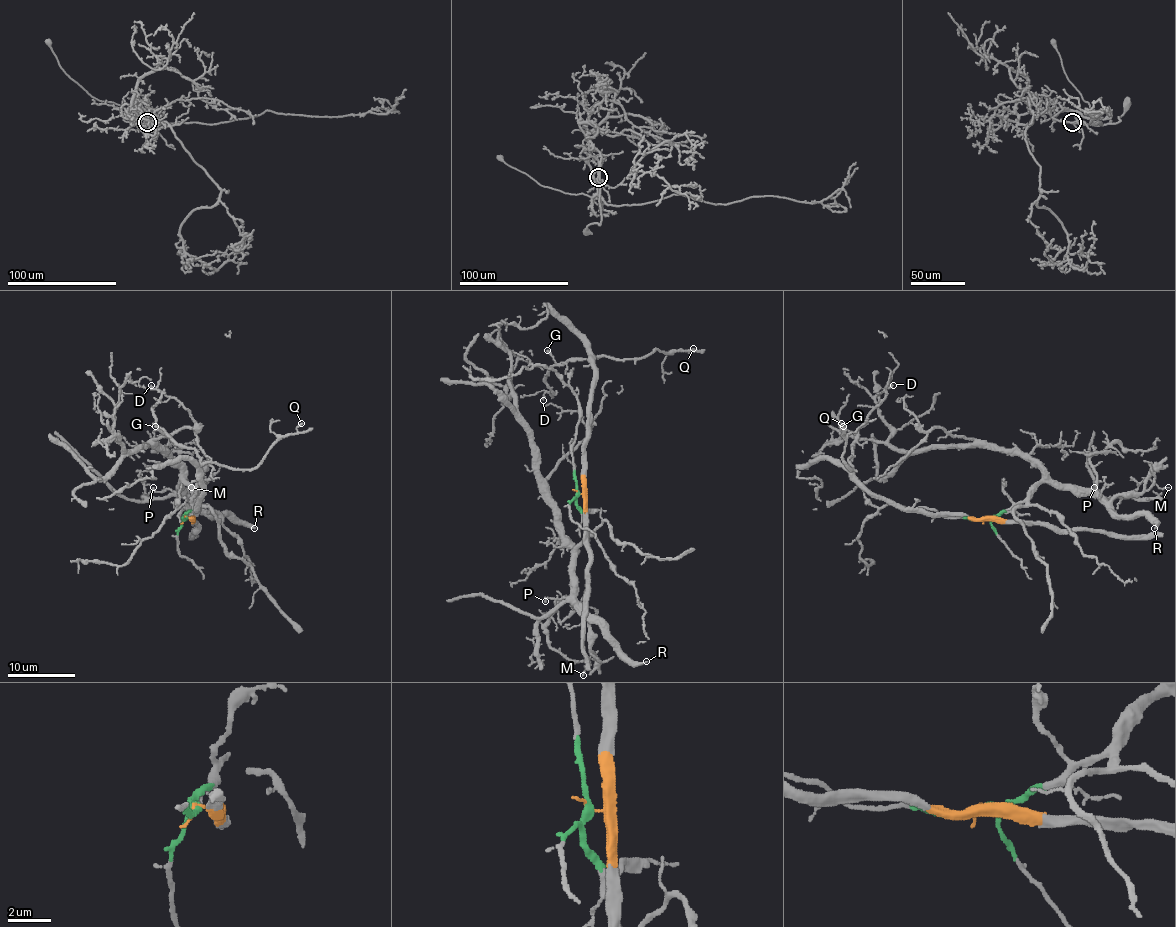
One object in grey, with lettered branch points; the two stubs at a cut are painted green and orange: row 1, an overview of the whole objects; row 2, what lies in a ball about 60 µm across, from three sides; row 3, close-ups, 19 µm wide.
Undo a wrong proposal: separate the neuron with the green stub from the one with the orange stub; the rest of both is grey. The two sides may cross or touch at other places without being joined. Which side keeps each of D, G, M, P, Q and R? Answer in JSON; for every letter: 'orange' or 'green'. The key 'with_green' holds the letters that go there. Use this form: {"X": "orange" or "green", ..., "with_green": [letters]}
{"D": "orange", "G": "orange", "M": "green", "P": "green", "Q": "orange", "R": "green", "with_green": ["M", "P", "R"]}

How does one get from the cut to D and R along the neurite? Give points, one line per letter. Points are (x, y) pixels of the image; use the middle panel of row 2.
D: (578, 492), (583, 492), (593, 355), (571, 358), (549, 370), (544, 382), (553, 393), (546, 392), (542, 400)
R: (578, 492), (576, 506), (586, 529), (586, 539), (576, 549), (574, 600), (623, 653), (635, 662), (647, 662)

